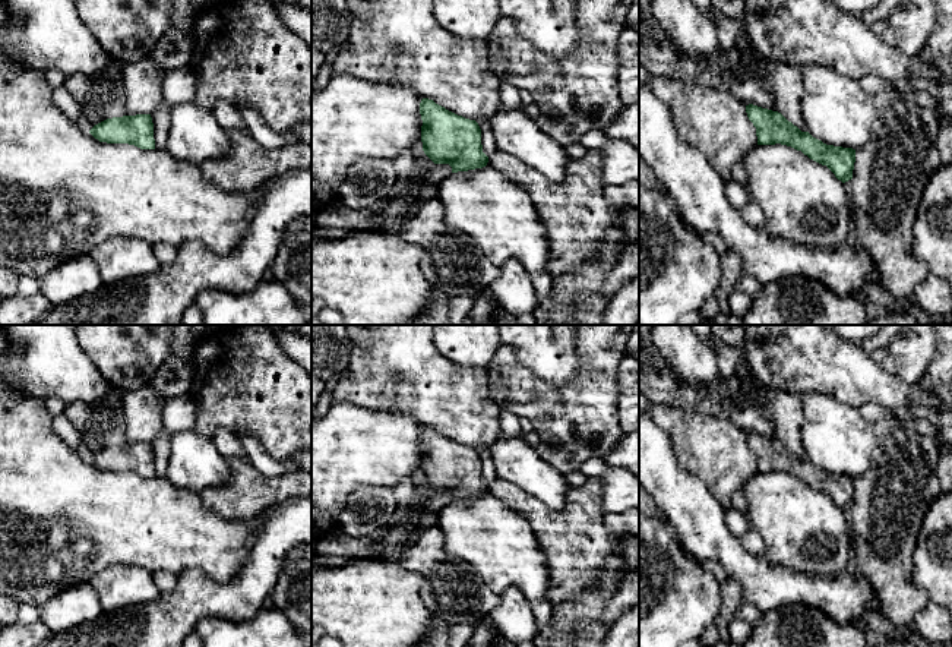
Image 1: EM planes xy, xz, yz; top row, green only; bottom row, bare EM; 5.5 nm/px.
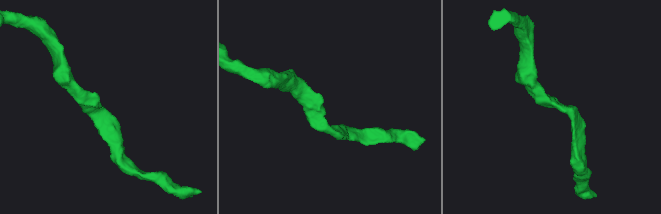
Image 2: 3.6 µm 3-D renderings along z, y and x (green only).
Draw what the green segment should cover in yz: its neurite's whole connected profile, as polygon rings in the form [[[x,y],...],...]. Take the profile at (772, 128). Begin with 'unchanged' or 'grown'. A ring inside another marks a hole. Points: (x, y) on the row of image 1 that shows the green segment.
unchanged | [[[749,104],[746,113],[756,127],[758,145],[791,146],[810,160],[826,165],[842,183],[853,179],[855,149],[826,145],[809,132],[801,132],[778,111]]]

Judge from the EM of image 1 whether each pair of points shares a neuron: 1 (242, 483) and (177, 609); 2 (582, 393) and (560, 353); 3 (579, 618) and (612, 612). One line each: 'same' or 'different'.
1: different
2: different
3: different

